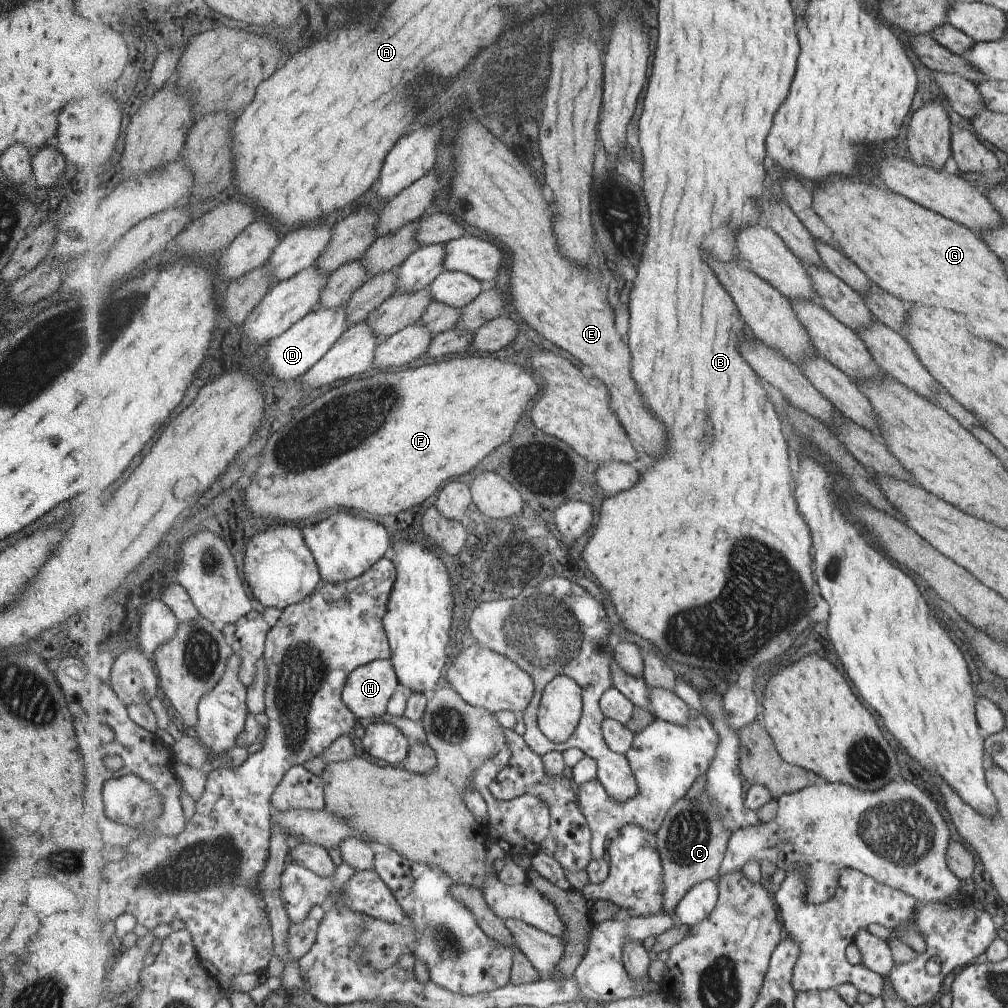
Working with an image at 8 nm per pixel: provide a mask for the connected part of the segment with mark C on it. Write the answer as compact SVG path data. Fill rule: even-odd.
M705 787L694 799L685 795L677 801L667 813L666 821L657 835L666 876L664 911L675 913L676 906L693 886L719 876L732 832L722 821L720 812L712 801L712 794Z

